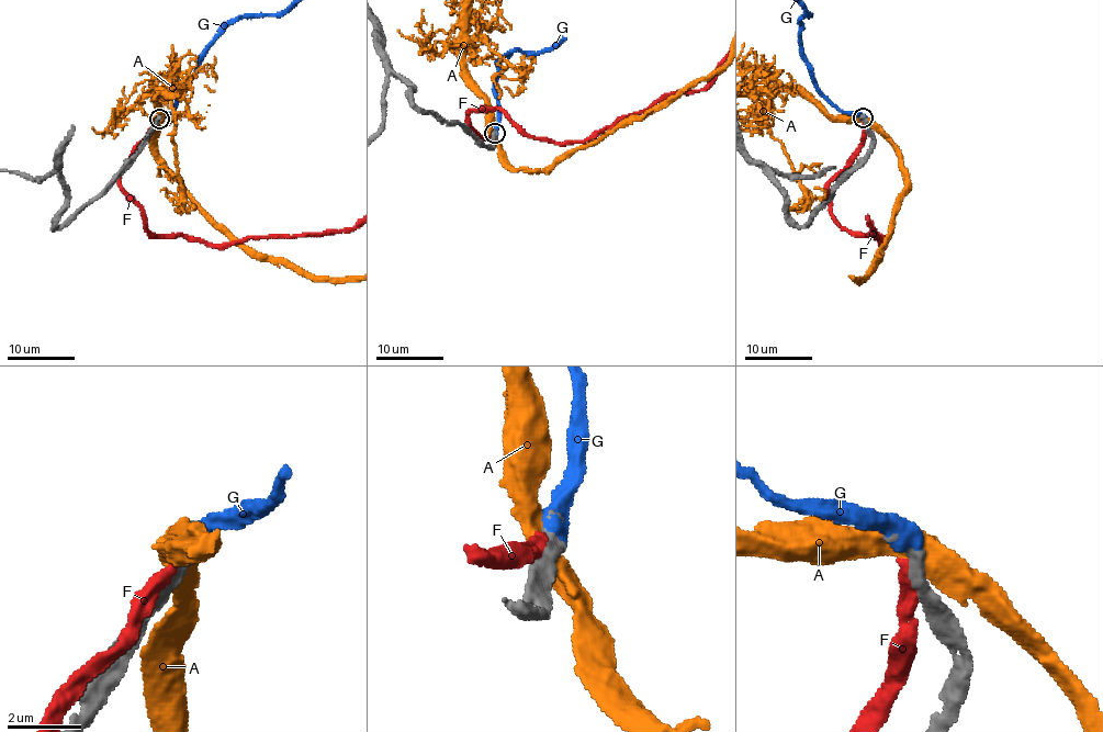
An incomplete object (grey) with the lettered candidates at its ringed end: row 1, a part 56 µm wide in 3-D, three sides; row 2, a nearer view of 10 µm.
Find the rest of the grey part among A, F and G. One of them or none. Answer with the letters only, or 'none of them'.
G

